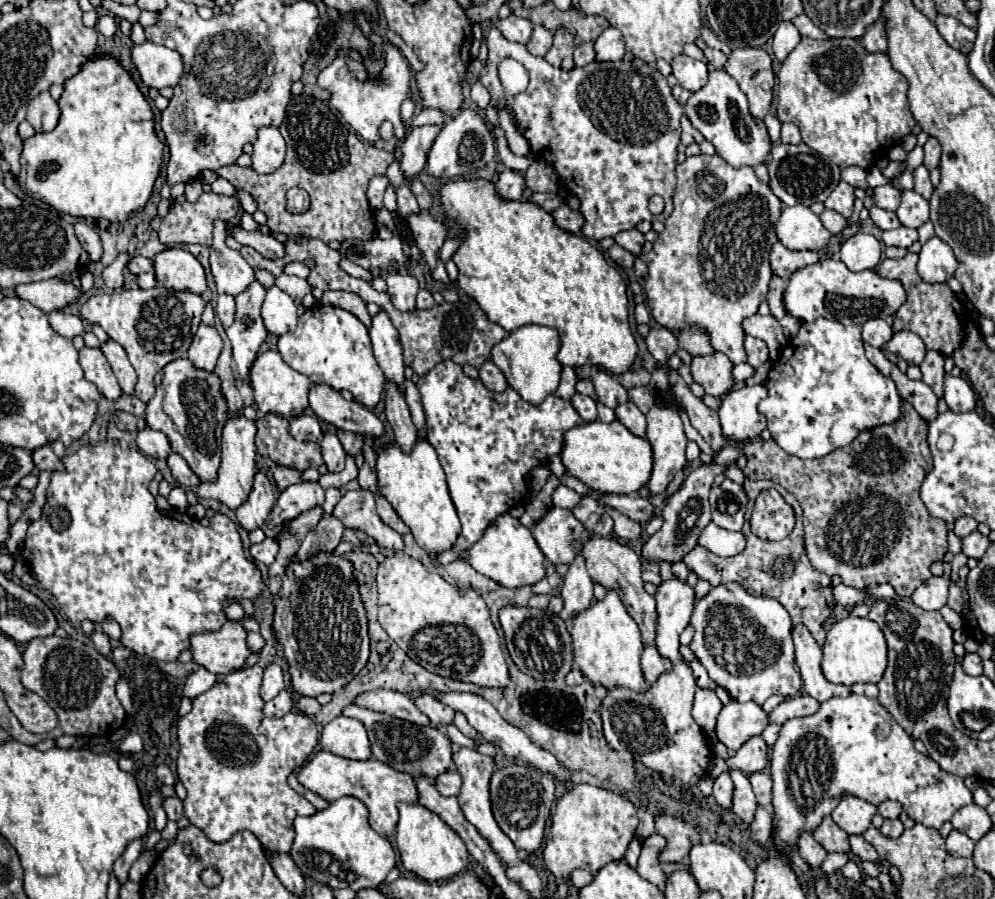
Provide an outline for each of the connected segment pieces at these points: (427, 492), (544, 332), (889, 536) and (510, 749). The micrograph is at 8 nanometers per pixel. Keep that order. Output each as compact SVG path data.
M418 437L410 453L404 453L396 441L382 445L376 461L376 479L378 493L394 507L400 519L410 527L422 549L436 555L452 547L460 533L460 521L454 503L448 495L442 465L428 439Z
M524 325L492 347L492 361L500 367L508 385L514 391L518 391L524 401L540 403L540 399L544 399L548 391L554 393L558 387L562 373L558 351L560 351L560 337L556 329L540 325Z
M902 403L902 417L894 425L862 431L850 445L840 447L822 459L788 455L774 439L762 441L758 437L746 441L746 477L772 479L800 501L810 563L830 577L842 577L844 585L856 589L890 583L900 597L910 597L926 579L930 579L930 565L948 551L946 523L942 519L932 519L920 499L920 485L930 467L932 457L926 443L926 421L910 403Z
M434 687L424 689L424 693L436 697L440 703L444 703L444 705L452 707L454 711L462 713L462 715L468 719L468 723L470 723L470 725L472 725L472 727L474 727L474 729L476 729L488 743L494 743L496 747L500 747L500 749L504 751L504 755L516 757L516 759L522 759L522 761L528 761L528 763L536 765L538 769L542 769L542 771L546 771L546 773L552 773L552 775L554 775L556 779L560 779L564 785L570 781L570 773L568 773L564 767L560 767L560 765L556 763L556 759L554 759L548 751L536 747L536 745L526 737L524 731L520 731L518 727L514 727L514 725L510 725L508 721L504 721L504 719L498 715L498 711L496 711L484 697L474 695L474 693L458 693L458 691L442 693L442 691L436 691Z

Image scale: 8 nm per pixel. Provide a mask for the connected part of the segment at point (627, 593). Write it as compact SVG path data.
M590 539L584 549L582 555L586 557L588 563L588 573L594 579L594 583L604 585L606 589L616 589L622 593L622 601L626 605L626 611L630 613L630 617L636 621L636 625L640 627L642 633L642 641L646 645L654 645L654 627L656 627L656 611L654 611L654 599L652 595L648 595L644 591L644 581L642 581L642 565L640 565L640 557L628 547L622 545L616 539Z

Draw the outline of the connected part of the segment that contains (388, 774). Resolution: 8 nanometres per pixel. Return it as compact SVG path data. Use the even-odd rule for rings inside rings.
M318 751L300 771L298 771L298 781L310 789L312 793L320 795L322 799L326 799L328 803L340 799L340 797L356 797L360 799L368 811L370 811L370 827L388 837L394 833L396 823L398 823L398 809L396 803L398 801L406 801L406 803L416 803L418 793L416 793L416 785L412 775L408 773L400 773L396 769L392 769L386 763L380 763L378 759L368 759L368 761L352 761L346 757L338 757L330 751Z

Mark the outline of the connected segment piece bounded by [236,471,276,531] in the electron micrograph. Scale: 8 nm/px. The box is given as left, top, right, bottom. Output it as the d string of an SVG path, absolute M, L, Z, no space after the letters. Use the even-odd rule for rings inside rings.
M258 471L248 499L236 509L236 519L240 521L240 525L246 531L260 529L262 523L266 521L266 517L270 515L274 503L276 503L276 497L274 497L272 483L264 471Z

